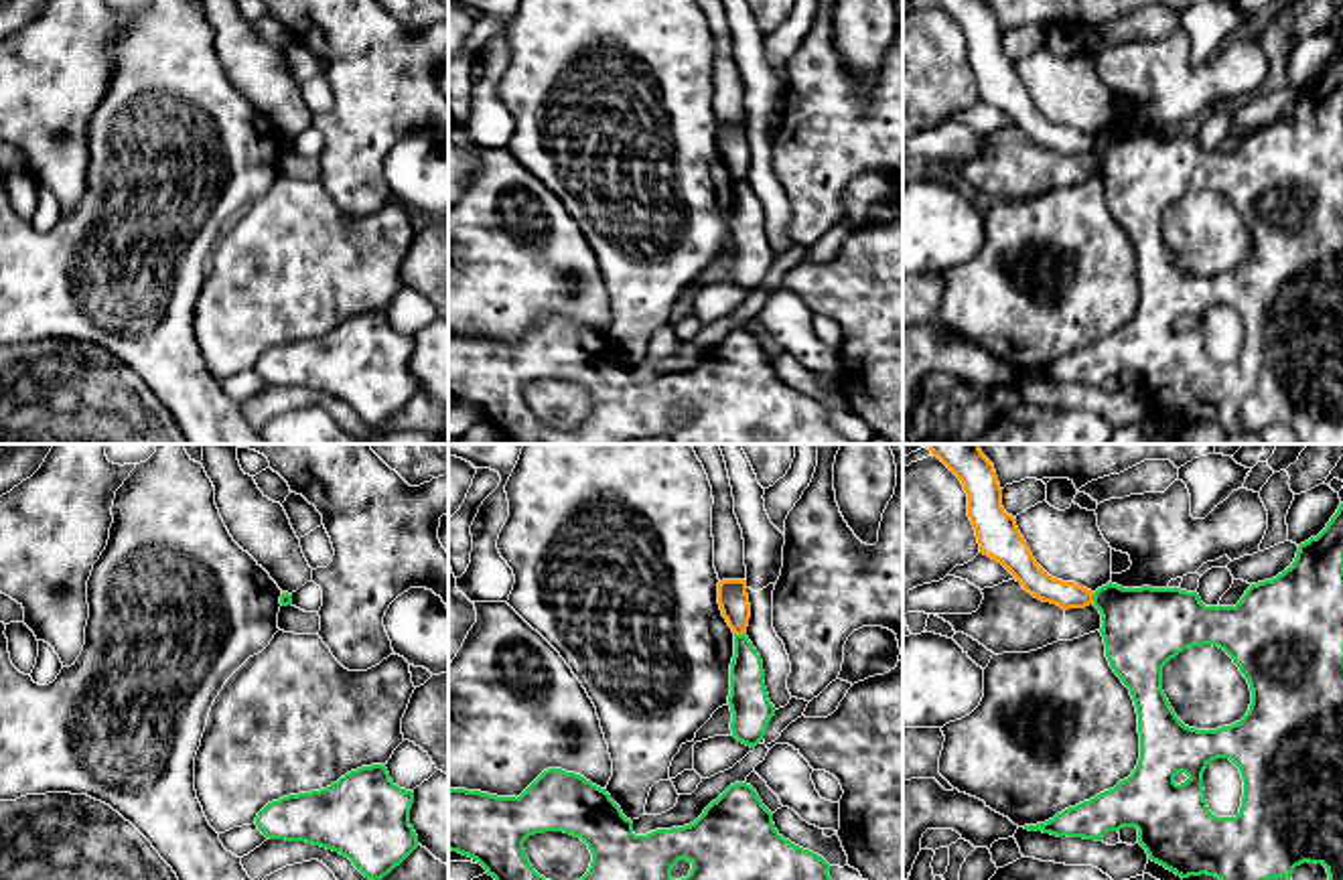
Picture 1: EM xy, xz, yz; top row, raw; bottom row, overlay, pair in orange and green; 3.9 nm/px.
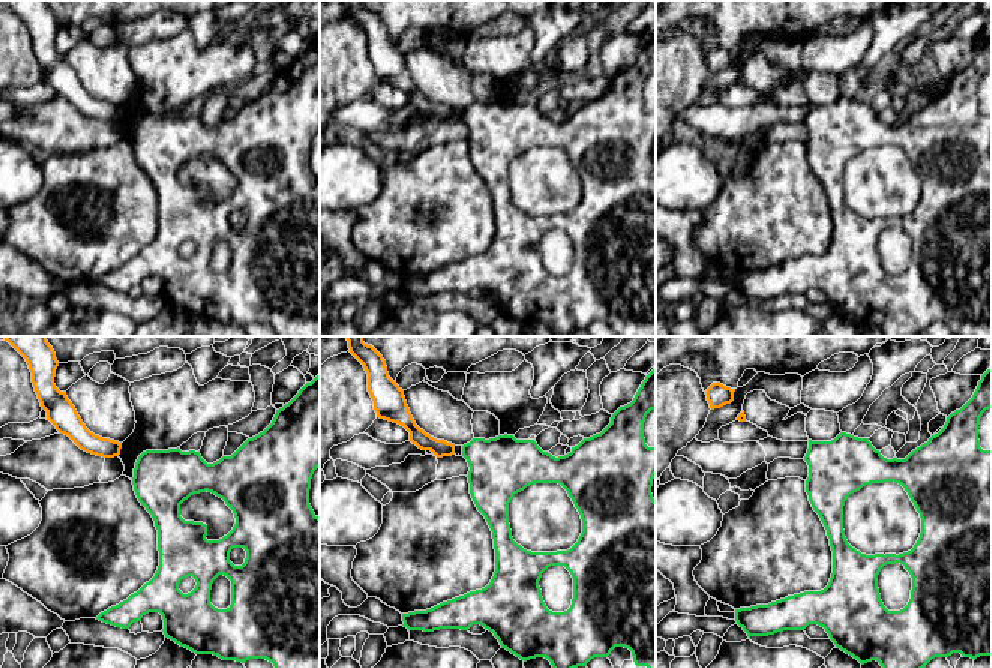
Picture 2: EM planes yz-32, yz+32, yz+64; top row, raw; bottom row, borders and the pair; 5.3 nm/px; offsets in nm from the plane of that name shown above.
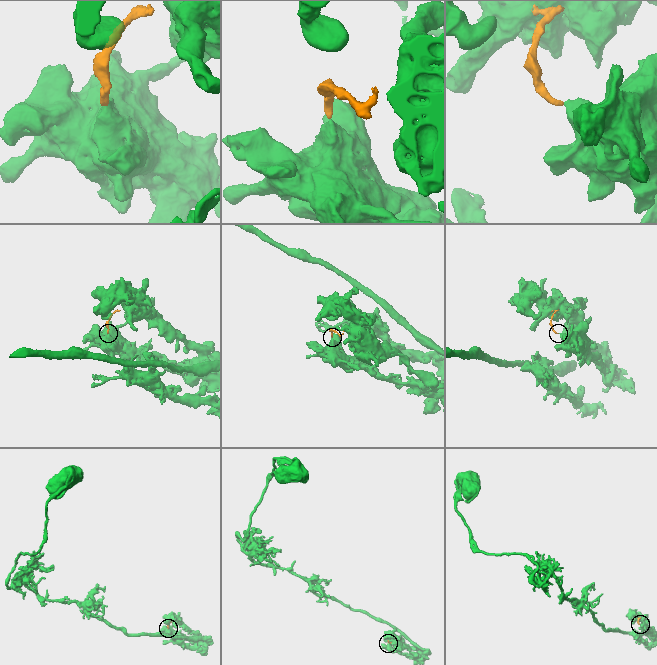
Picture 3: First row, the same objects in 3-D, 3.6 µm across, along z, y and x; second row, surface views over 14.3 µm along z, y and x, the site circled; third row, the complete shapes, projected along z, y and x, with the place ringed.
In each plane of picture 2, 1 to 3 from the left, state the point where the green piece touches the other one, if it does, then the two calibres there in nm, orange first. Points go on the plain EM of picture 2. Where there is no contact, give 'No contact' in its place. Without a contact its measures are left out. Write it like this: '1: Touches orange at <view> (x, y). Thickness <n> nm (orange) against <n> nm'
1: No contact
2: No contact
3: No contact

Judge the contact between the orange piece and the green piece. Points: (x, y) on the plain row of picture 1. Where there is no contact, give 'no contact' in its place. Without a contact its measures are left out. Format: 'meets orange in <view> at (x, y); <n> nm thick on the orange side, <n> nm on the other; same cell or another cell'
meets orange in yz at (1092, 144); 110 nm thick on the orange side, 320 nm on the other; another cell

